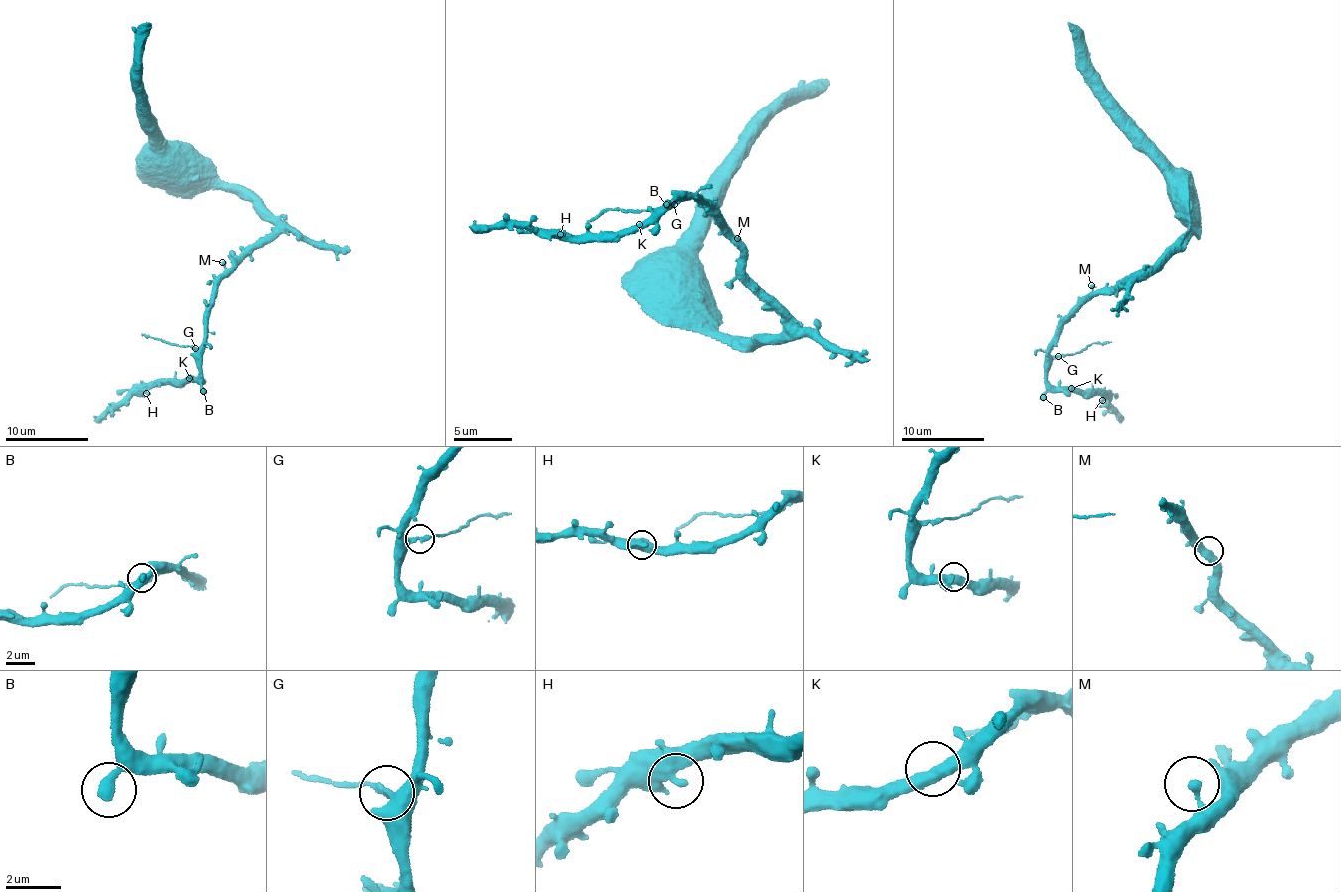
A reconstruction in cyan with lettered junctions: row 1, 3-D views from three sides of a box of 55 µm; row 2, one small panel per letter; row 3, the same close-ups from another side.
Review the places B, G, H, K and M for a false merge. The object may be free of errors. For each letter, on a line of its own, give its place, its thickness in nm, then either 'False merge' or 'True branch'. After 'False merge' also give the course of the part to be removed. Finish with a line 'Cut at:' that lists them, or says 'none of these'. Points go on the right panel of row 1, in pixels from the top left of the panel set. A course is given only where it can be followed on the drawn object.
B: Place: (1043, 397). Thickness 440 nm. True branch
G: Place: (1058, 356). Thickness 260 nm. False merge. Course of the part to remove: (1059, 357), (1081, 351), (1095, 342), (1111, 342)
H: Place: (1102, 400). Thickness 420 nm. True branch
K: Place: (1071, 388). Thickness 480 nm. True branch
M: Place: (1091, 285). Thickness 280 nm. True branch
Cut at: G

